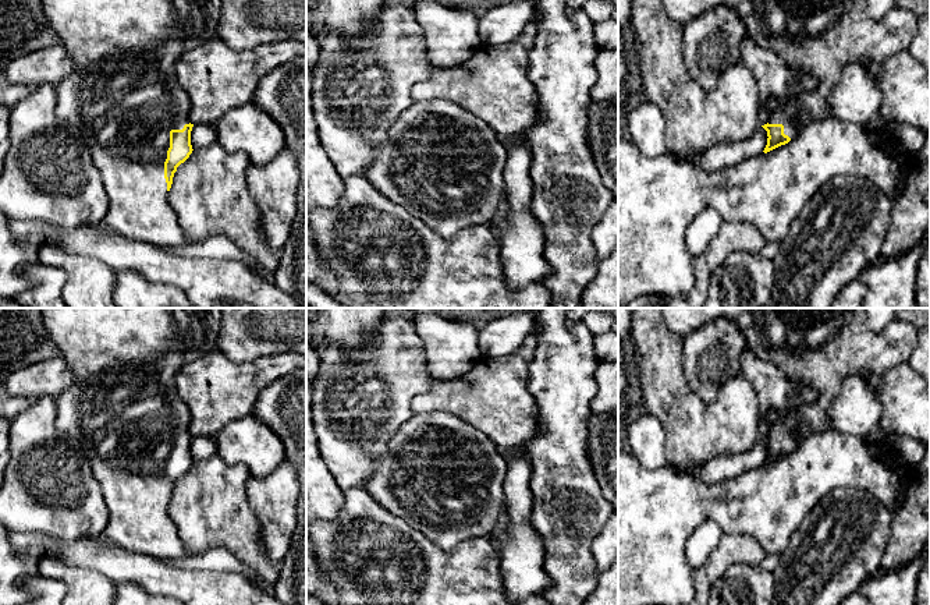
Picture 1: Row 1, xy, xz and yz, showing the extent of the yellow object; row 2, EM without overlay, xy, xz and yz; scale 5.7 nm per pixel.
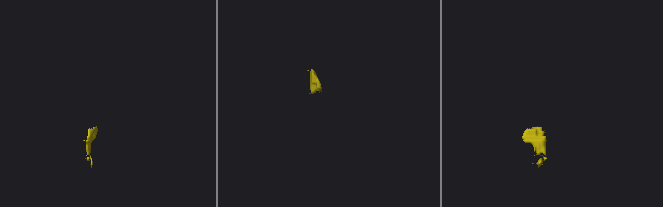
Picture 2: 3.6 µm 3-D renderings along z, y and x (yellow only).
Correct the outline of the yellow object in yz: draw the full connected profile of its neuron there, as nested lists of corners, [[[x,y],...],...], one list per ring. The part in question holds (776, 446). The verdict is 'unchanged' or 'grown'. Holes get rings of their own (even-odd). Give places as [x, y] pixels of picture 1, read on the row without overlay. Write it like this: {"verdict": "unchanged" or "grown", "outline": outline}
{"verdict": "grown", "outline": [[[663,308],[667,329],[685,337],[718,318],[730,319],[745,336],[746,346],[759,358],[782,369],[789,381],[814,389],[819,397],[801,406],[789,415],[767,413],[769,434],[764,466],[788,456],[809,436],[830,428],[828,407],[840,393],[844,381],[852,375],[876,376],[909,362],[917,347],[917,328],[911,322],[892,319],[881,333],[873,333],[866,325],[863,308]]]}

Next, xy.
{"verdict": "grown", "outline": [[[42,308],[40,312],[47,336],[61,350],[61,357],[67,361],[74,374],[74,383],[56,397],[56,424],[58,429],[71,435],[82,445],[90,461],[95,478],[102,487],[102,493],[109,509],[109,520],[102,534],[129,552],[163,559],[195,555],[185,548],[178,537],[177,528],[167,510],[177,480],[184,475],[194,463],[191,457],[194,436],[189,432],[191,411],[175,389],[174,376],[184,364],[217,350],[221,308]]]}

